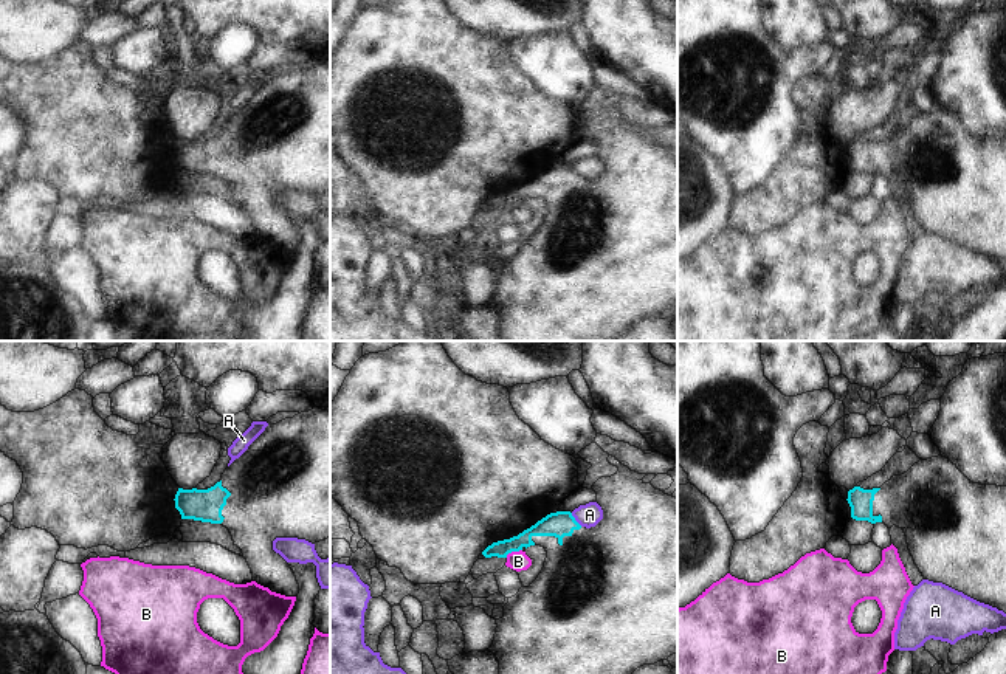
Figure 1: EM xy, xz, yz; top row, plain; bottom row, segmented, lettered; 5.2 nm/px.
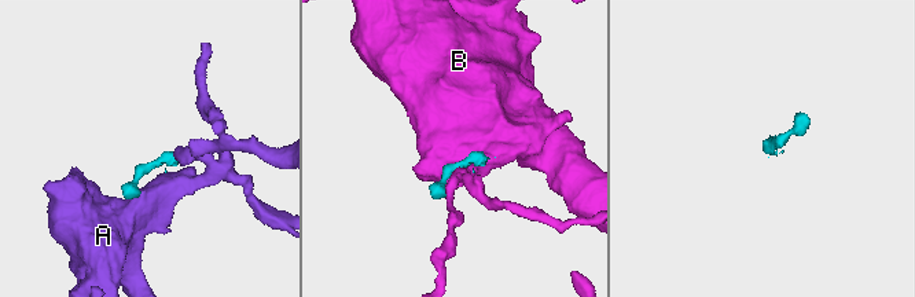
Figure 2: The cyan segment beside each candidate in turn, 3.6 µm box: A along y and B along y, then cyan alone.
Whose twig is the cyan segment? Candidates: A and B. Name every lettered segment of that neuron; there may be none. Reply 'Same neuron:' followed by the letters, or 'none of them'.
Same neuron: none of them

